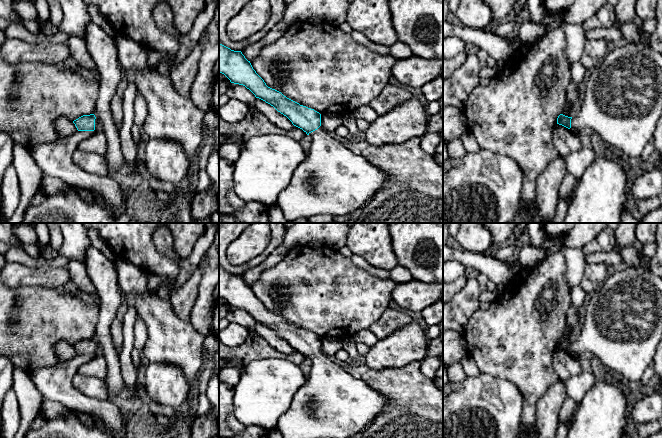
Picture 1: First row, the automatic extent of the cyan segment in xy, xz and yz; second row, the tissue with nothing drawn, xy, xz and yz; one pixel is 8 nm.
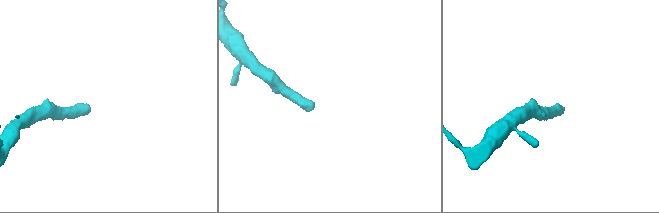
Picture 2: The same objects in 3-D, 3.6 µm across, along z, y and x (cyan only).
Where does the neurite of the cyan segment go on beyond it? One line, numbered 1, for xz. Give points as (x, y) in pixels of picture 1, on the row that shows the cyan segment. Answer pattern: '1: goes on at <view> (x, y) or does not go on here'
1: goes on at xz (332, 180)

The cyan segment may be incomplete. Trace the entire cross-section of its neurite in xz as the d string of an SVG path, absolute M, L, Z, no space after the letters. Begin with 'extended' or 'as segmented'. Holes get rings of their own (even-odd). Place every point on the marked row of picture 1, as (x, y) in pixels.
extended | M219 43L219 72L231 83L245 86L256 98L273 106L286 116L294 126L311 137L311 147L306 158L298 165L292 179L277 197L275 205L288 221L308 219L314 215L348 216L362 208L388 179L386 172L370 164L365 157L356 155L321 127L321 114L300 105L281 92L266 85L241 51L234 51Z

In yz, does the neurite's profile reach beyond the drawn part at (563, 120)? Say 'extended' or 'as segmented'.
extended

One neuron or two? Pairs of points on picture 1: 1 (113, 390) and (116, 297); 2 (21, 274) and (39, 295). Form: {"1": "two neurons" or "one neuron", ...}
{"1": "one neuron", "2": "two neurons"}

